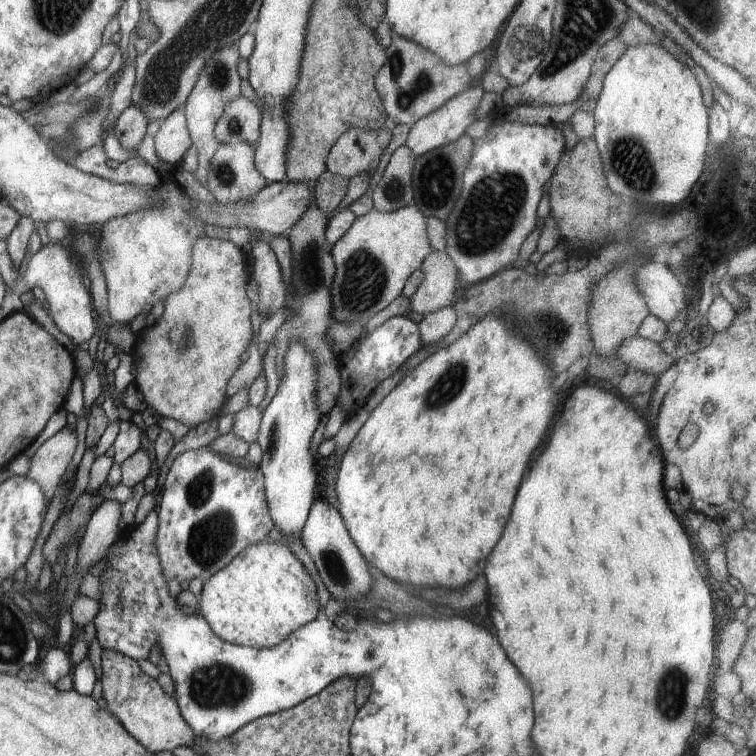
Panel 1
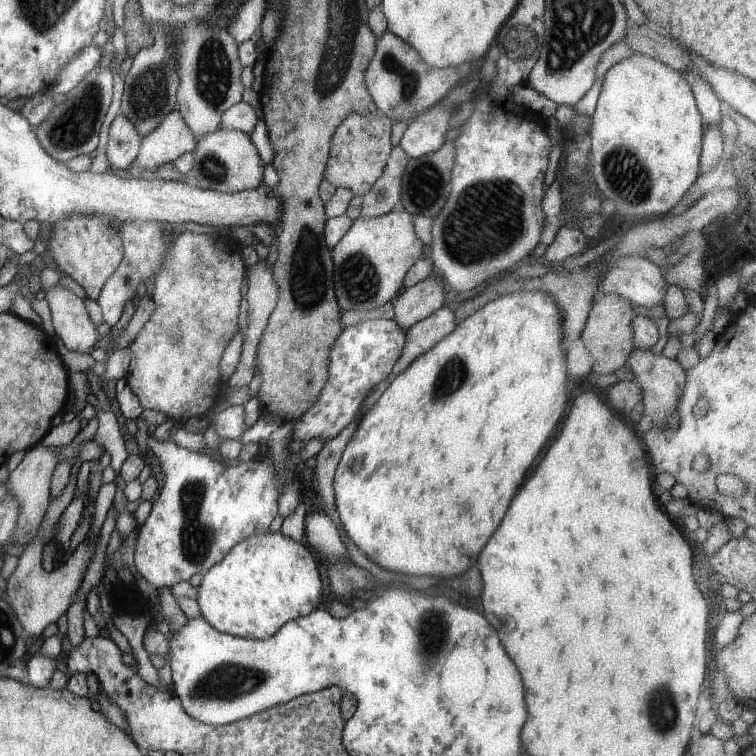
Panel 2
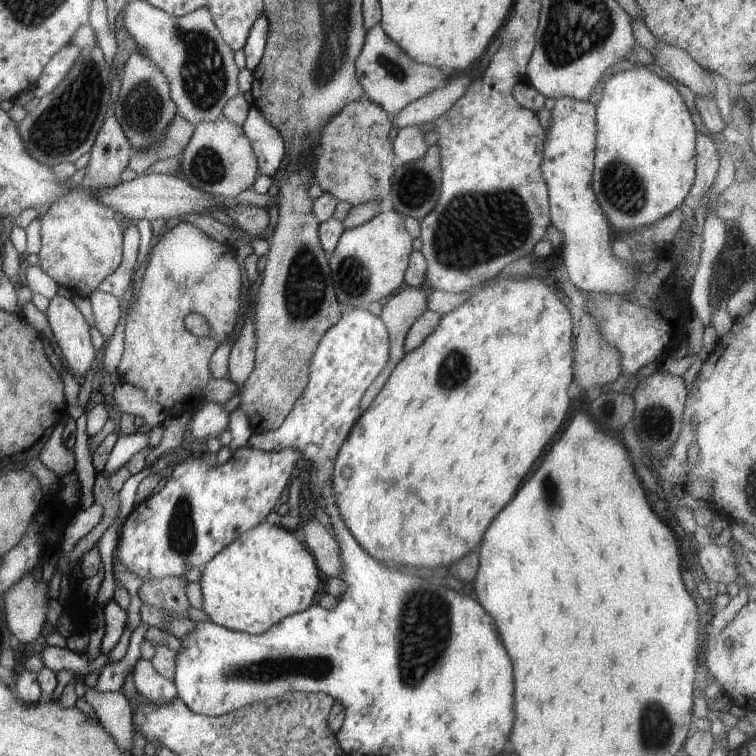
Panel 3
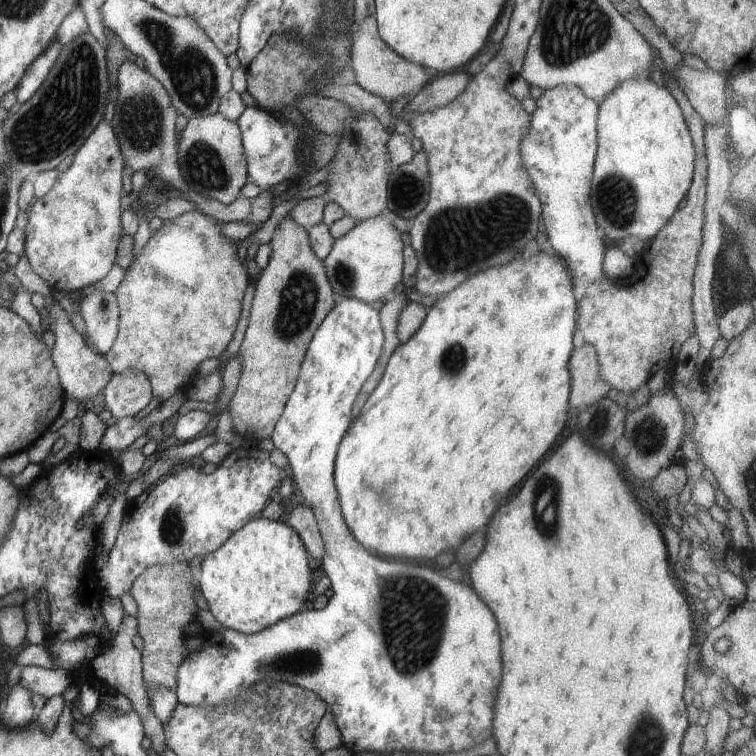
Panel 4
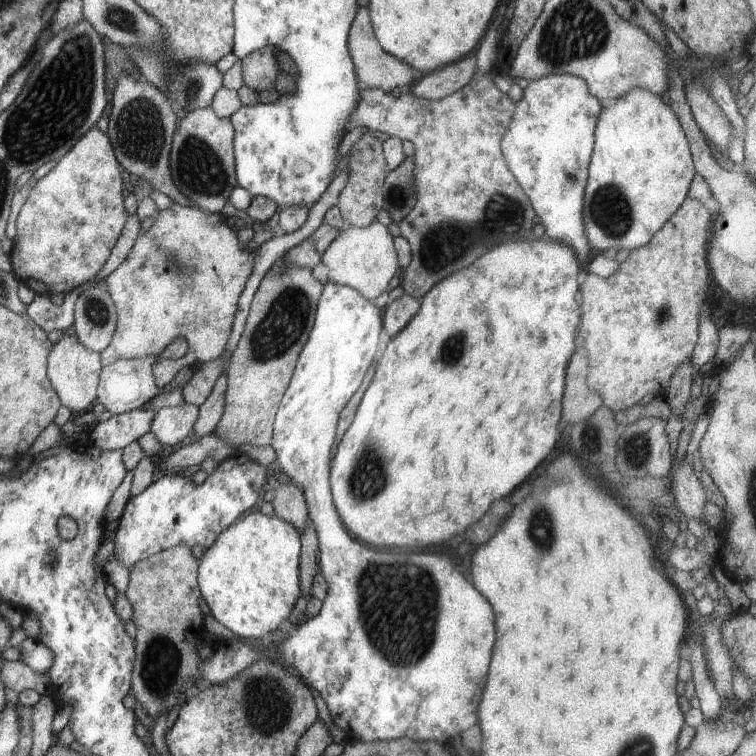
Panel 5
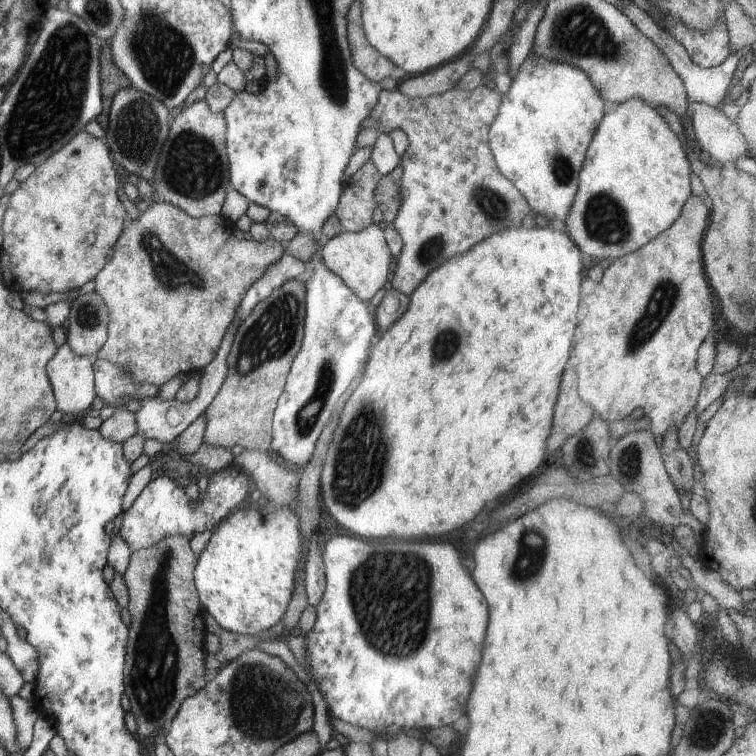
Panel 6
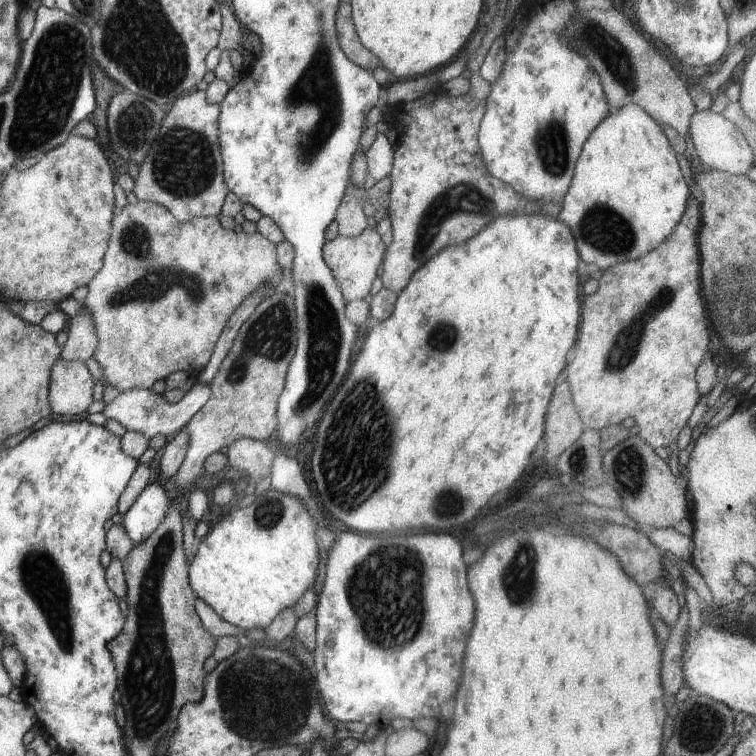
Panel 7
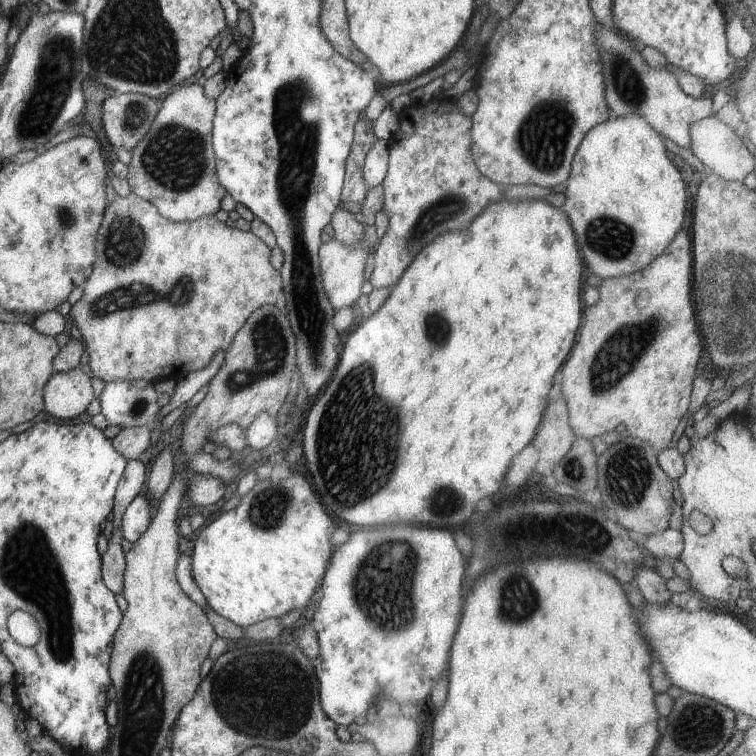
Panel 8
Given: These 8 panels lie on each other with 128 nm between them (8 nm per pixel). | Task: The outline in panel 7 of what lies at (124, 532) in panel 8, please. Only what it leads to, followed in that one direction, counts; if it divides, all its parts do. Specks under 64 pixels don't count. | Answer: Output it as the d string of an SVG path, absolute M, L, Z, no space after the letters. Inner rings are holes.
M161 481L147 483L129 510L123 513L121 526L135 545L157 528L170 506L170 500L166 484Z

